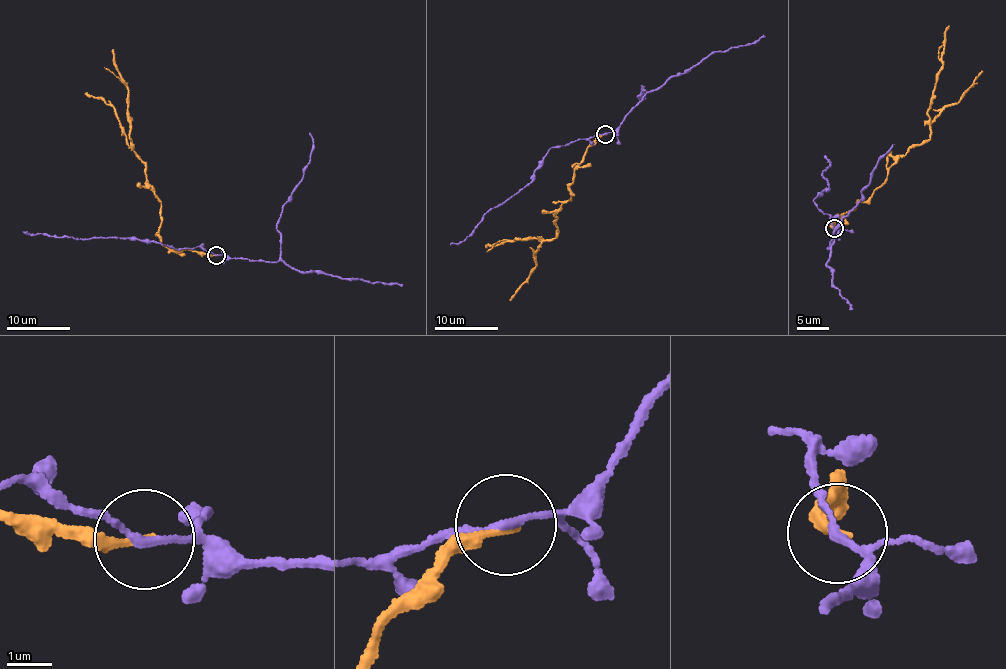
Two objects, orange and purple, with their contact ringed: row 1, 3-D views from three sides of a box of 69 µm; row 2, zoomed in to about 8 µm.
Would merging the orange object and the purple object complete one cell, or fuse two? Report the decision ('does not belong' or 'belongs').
does not belong

